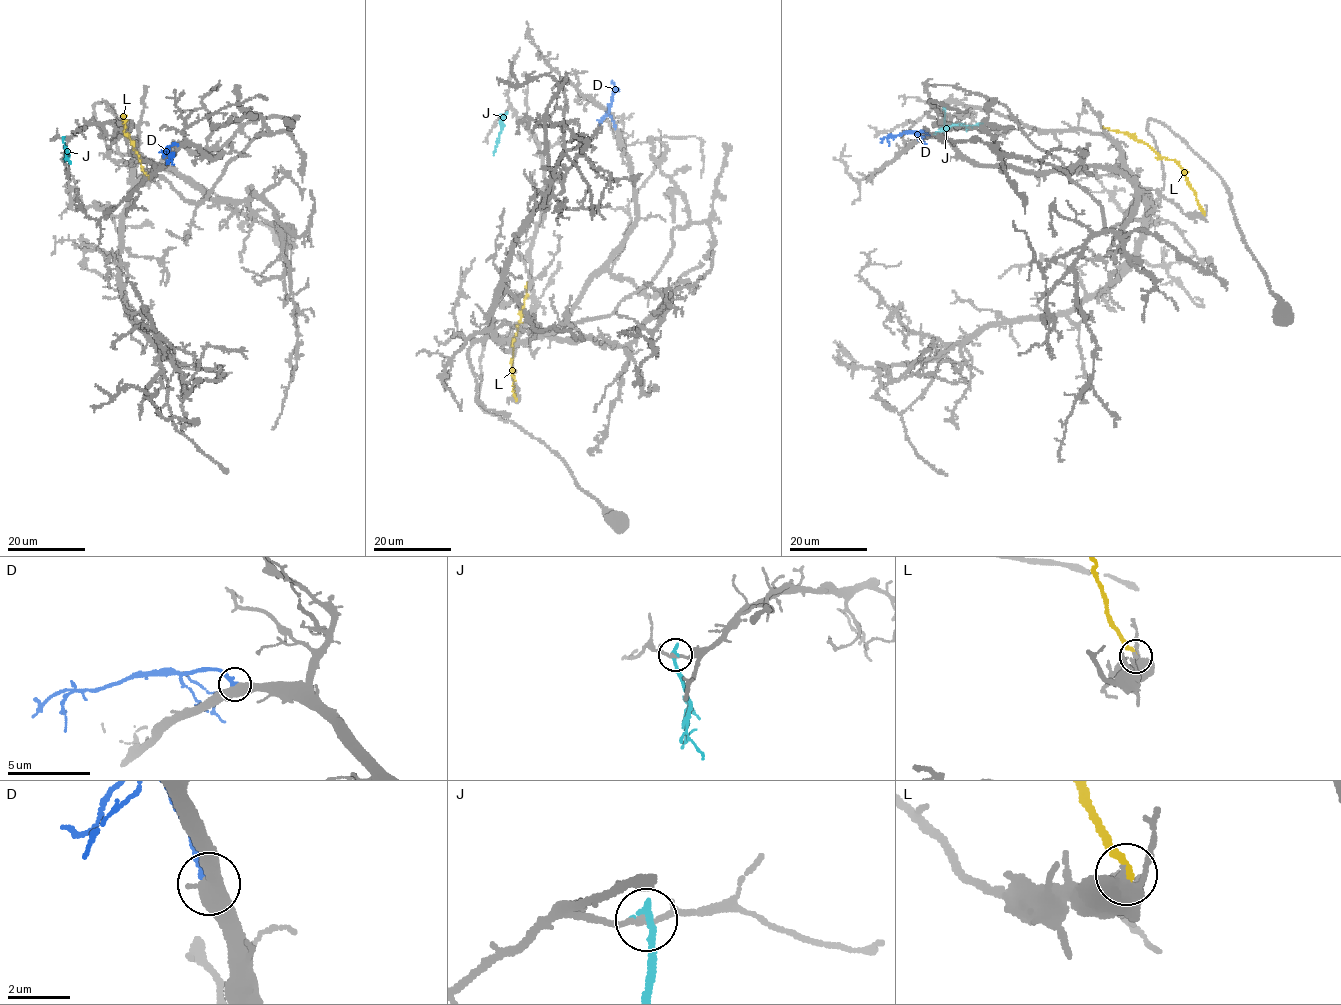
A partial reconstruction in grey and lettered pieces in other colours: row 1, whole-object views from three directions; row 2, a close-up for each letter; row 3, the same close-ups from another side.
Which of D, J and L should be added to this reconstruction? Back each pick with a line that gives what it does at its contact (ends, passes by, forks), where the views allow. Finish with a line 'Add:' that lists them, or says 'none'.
D: It ends there
Add: D

